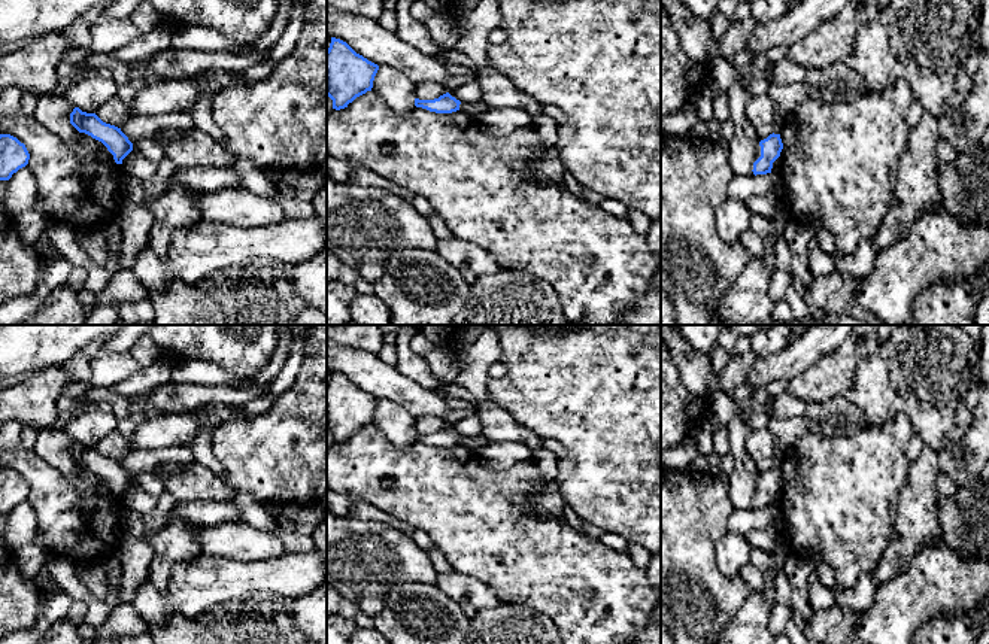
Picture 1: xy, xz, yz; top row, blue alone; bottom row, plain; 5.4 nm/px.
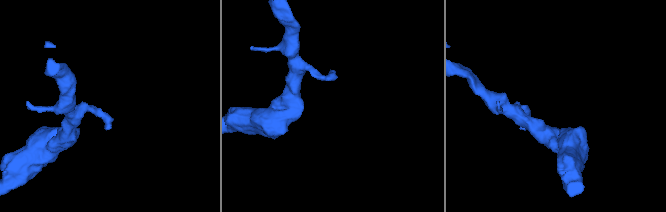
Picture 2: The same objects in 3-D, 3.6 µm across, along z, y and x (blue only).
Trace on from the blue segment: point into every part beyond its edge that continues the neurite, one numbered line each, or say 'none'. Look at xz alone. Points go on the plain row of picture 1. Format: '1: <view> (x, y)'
none

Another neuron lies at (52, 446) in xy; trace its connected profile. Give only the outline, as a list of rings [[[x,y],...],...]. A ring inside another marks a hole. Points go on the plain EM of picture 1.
[[[58,426],[39,429],[33,450],[55,470],[75,476],[79,468],[79,465],[70,458],[70,447],[75,441],[75,438],[63,432]]]

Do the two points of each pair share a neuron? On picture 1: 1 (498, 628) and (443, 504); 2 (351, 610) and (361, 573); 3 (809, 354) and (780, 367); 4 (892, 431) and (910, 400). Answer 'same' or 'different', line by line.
1: different
2: different
3: same
4: different

